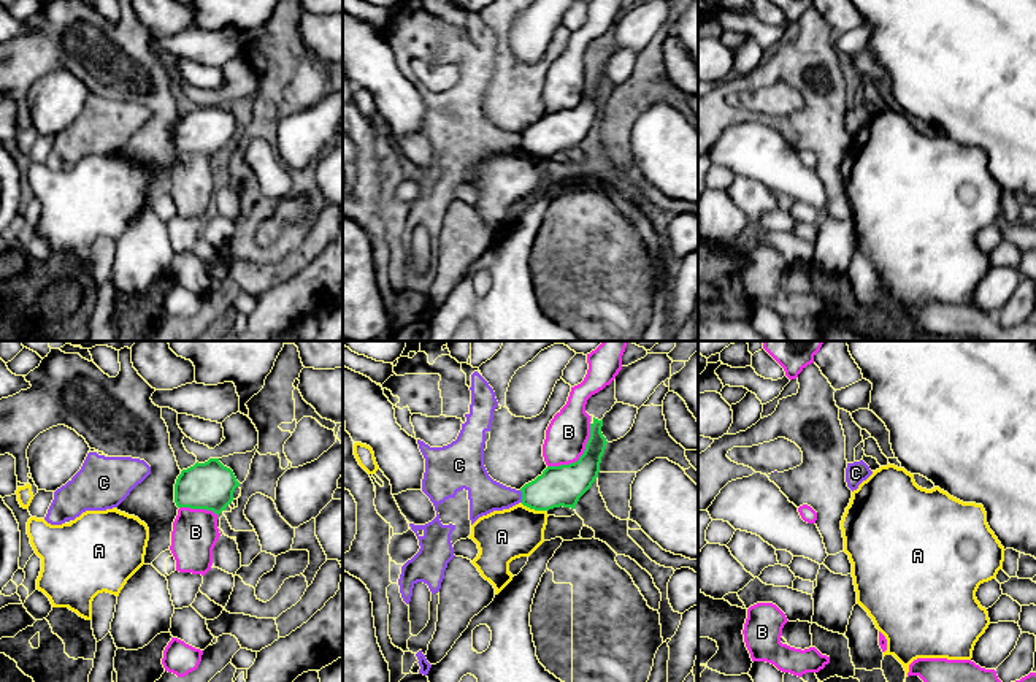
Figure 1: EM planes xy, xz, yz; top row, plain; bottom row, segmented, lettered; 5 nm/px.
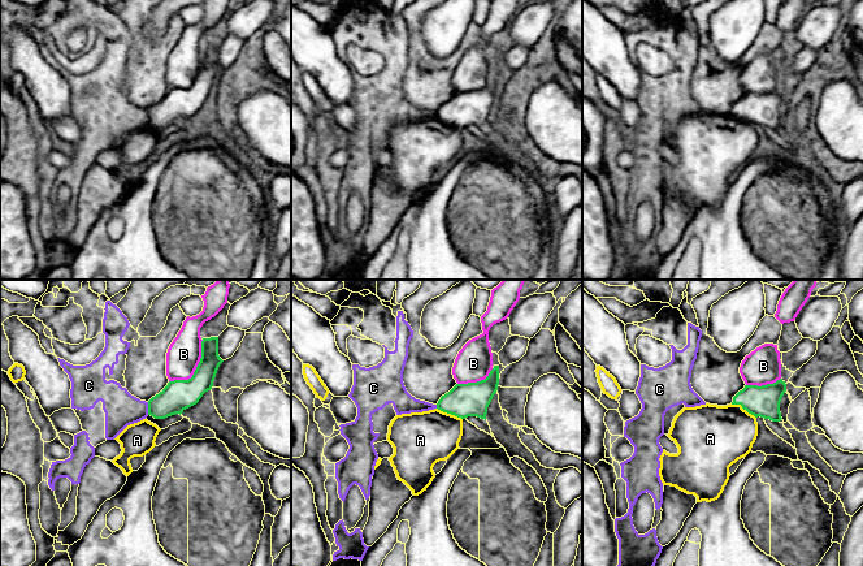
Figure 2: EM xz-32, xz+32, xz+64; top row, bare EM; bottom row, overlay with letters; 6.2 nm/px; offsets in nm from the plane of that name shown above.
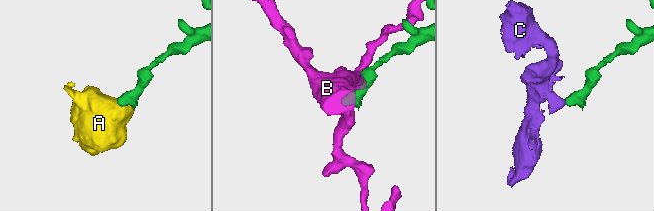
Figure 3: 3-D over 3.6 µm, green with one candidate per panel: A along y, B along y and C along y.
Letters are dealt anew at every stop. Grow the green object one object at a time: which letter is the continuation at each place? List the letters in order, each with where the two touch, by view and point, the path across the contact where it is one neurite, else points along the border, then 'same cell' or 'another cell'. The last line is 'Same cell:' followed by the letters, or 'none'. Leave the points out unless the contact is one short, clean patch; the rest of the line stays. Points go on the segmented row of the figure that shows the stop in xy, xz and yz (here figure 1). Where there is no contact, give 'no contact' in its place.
A: xz (533, 508) | along xz (521, 503), (544, 511) | another cell
B: xz (579, 457) | another cell
C: xz (522, 497) | along xz (519, 490), (522, 501) | another cell
Same cell: none

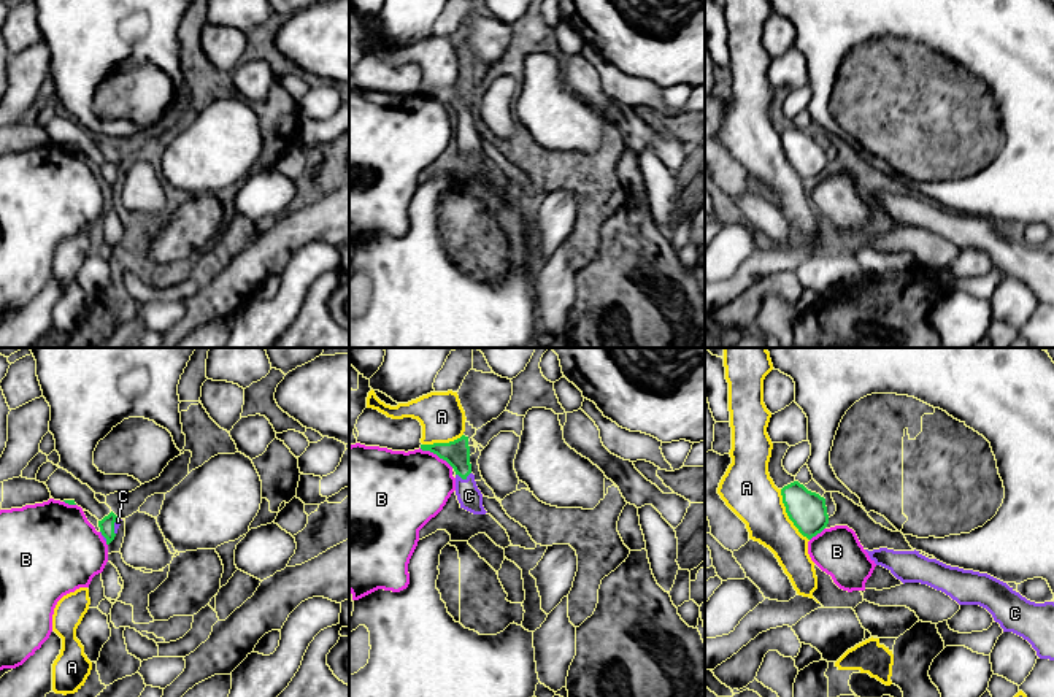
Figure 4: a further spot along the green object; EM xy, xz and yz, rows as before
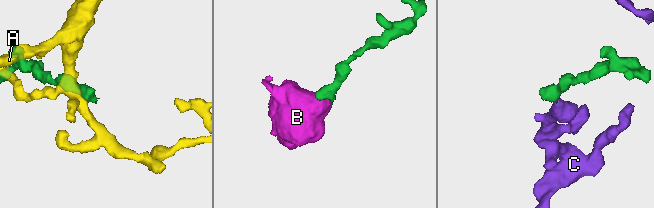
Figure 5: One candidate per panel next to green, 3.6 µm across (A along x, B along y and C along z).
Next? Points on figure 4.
A: yz (788, 515) | another cell
B: xz (437, 454) | along xz (419, 448), (435, 453), (453, 467) | another cell
C: xz (462, 478) | across xz (456, 453), (462, 467), (462, 478), (469, 496) | same cell
Same cell: C

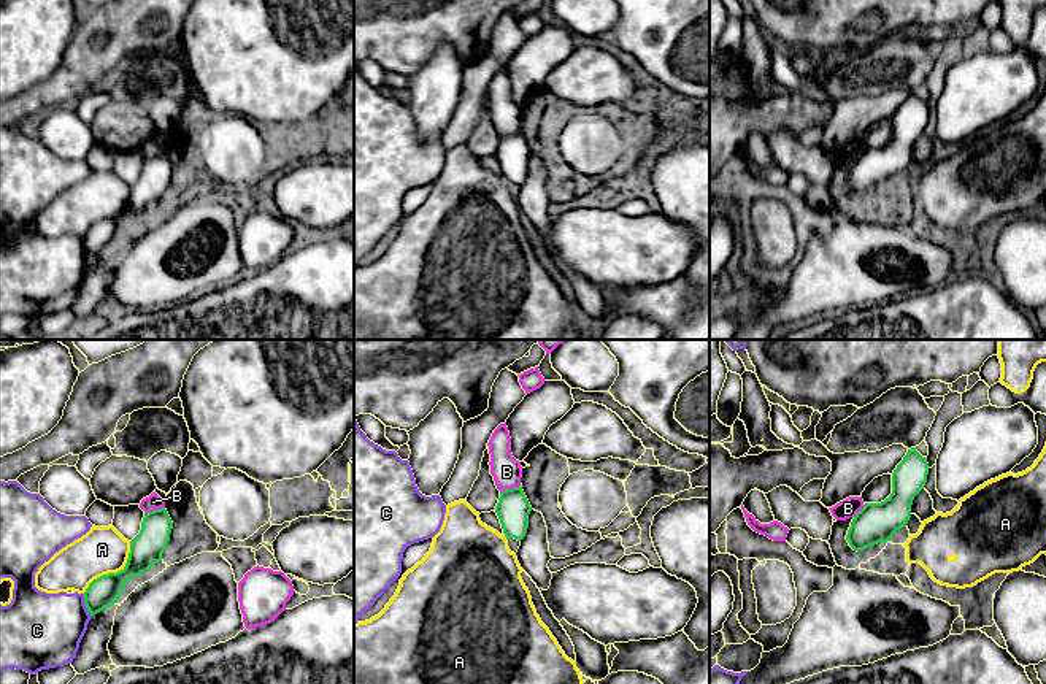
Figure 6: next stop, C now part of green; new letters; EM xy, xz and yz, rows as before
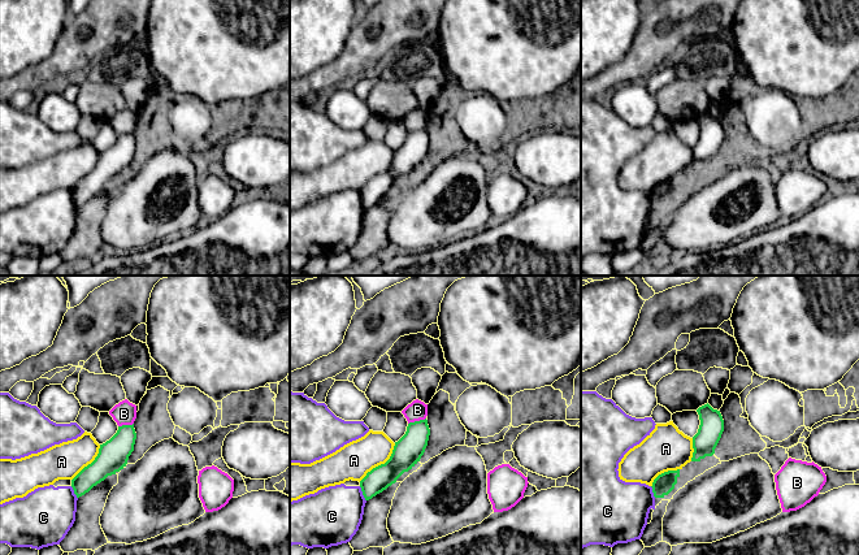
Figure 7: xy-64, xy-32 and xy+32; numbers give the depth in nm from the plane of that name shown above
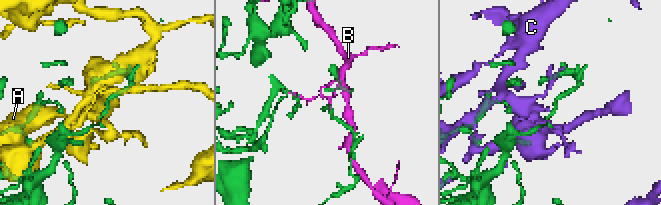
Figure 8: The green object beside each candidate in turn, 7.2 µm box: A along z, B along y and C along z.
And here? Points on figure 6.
A: xy (115, 573) | another cell
B: xy (154, 510) | another cell
C: xy (84, 603) | another cell
Same cell: none

